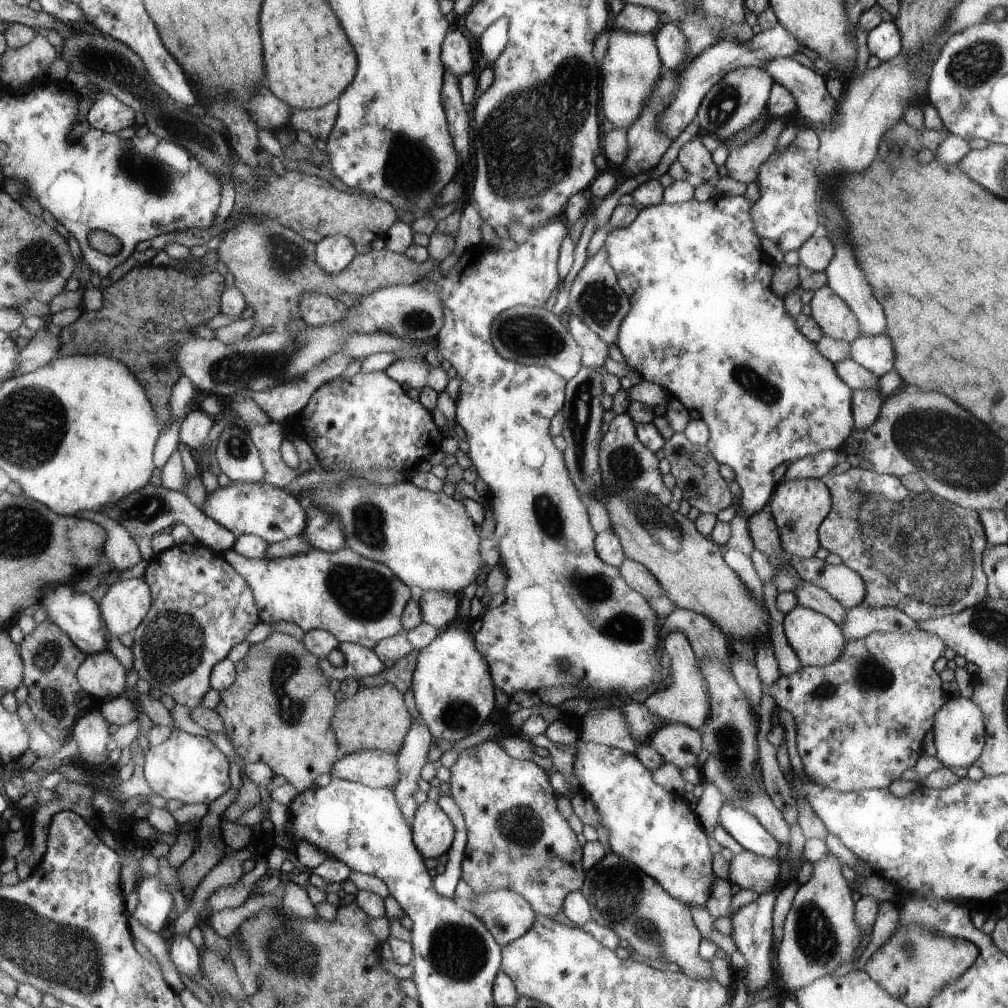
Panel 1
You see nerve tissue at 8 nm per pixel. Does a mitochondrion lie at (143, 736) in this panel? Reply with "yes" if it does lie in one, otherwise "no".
no

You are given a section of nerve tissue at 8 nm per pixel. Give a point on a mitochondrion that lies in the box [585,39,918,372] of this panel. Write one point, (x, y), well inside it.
(722, 108)

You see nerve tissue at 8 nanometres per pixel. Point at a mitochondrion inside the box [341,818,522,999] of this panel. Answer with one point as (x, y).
(457, 952)

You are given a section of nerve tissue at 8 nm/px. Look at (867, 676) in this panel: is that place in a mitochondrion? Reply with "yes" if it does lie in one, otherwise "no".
yes

